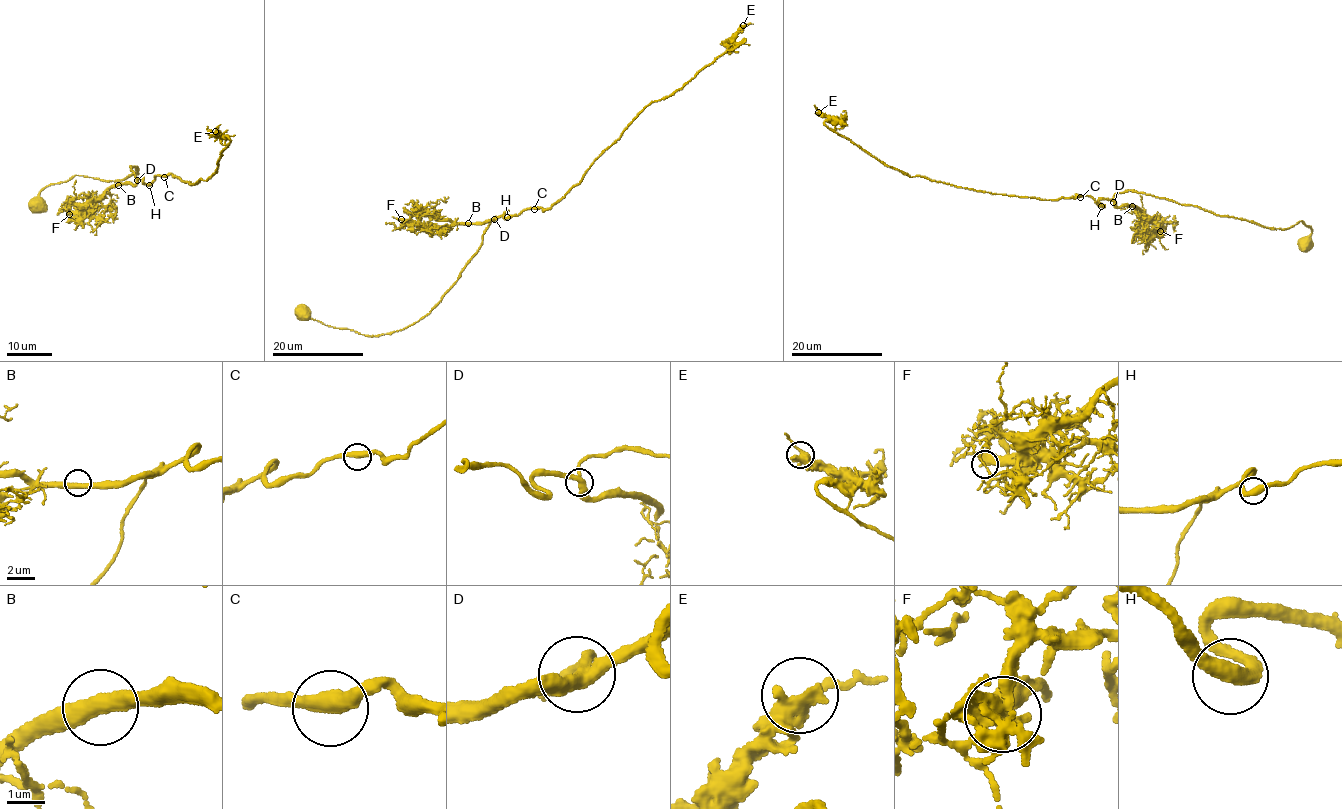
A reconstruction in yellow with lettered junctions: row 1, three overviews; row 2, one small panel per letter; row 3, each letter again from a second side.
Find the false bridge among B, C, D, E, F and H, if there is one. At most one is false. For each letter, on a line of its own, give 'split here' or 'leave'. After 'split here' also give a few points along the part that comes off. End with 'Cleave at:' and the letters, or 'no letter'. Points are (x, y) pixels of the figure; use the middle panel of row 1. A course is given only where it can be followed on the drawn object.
B: leave
C: leave
D: leave
E: leave
F: leave
H: leave
Cleave at: no letter

